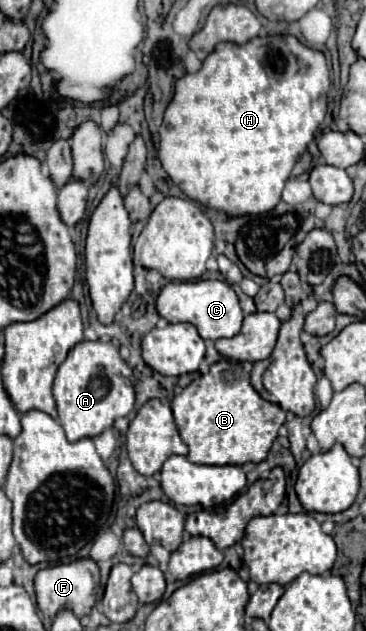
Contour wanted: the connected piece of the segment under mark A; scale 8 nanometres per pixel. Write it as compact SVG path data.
M83 340L59 366L53 382L53 396L59 410L59 422L67 432L67 440L77 442L81 438L95 438L103 430L111 428L117 418L127 416L133 410L133 374L113 342L103 344L99 340Z

